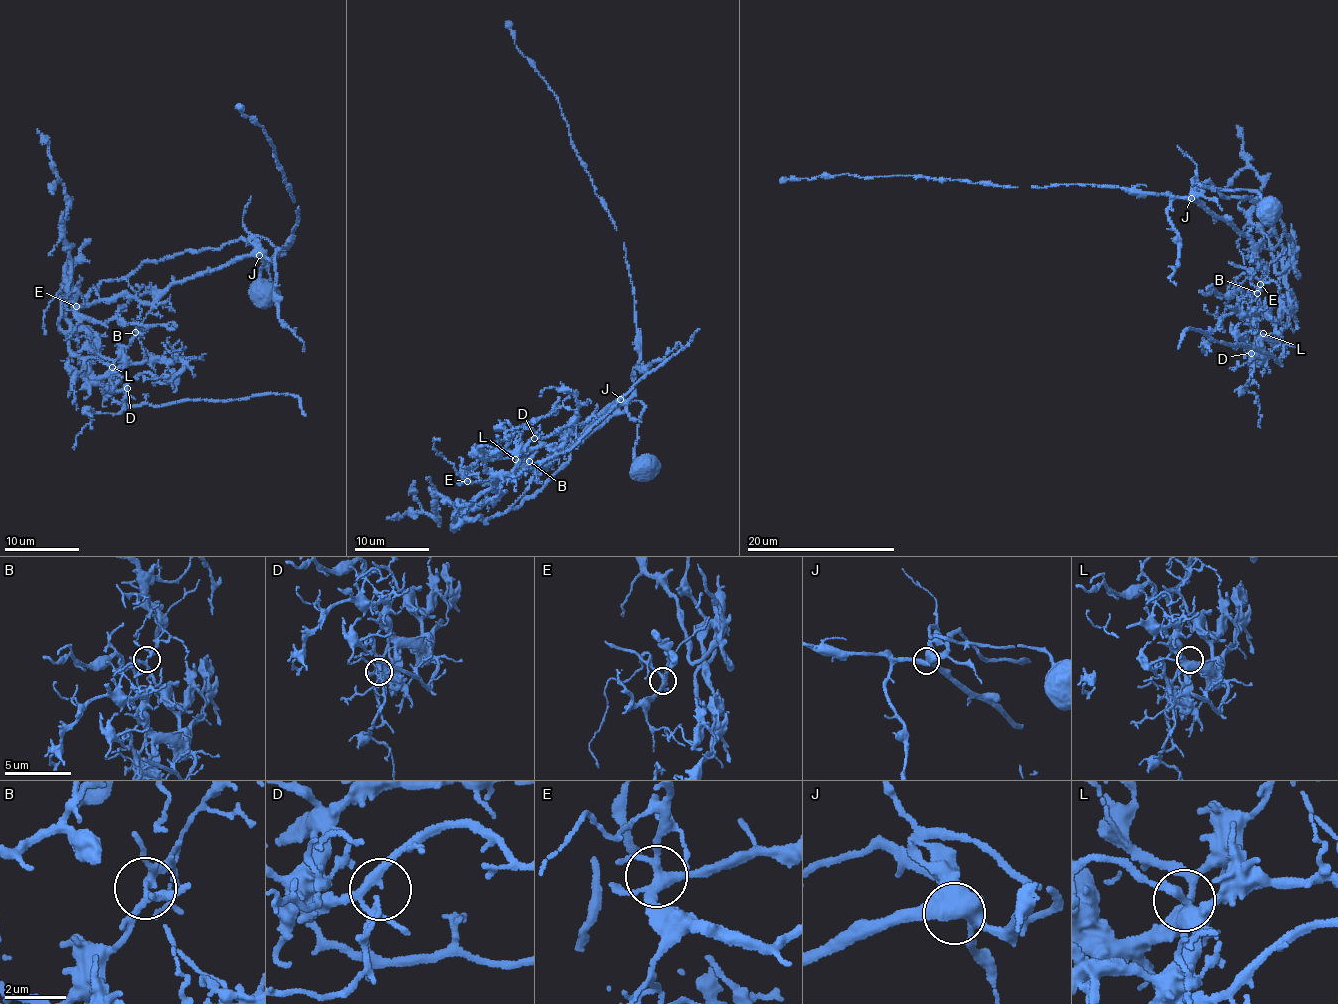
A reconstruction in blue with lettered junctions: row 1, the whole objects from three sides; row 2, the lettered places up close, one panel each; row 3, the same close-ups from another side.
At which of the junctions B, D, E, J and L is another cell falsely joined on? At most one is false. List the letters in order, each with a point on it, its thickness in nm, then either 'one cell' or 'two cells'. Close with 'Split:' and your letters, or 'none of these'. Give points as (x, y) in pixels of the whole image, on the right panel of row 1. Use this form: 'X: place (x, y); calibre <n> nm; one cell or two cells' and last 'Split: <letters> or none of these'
B: place (1257, 293); calibre 190 nm; two cells
D: place (1251, 353); calibre 200 nm; one cell
E: place (1260, 284); calibre 280 nm; one cell
J: place (1191, 198); calibre 440 nm; one cell
L: place (1263, 333); calibre 400 nm; one cell
Split: B

